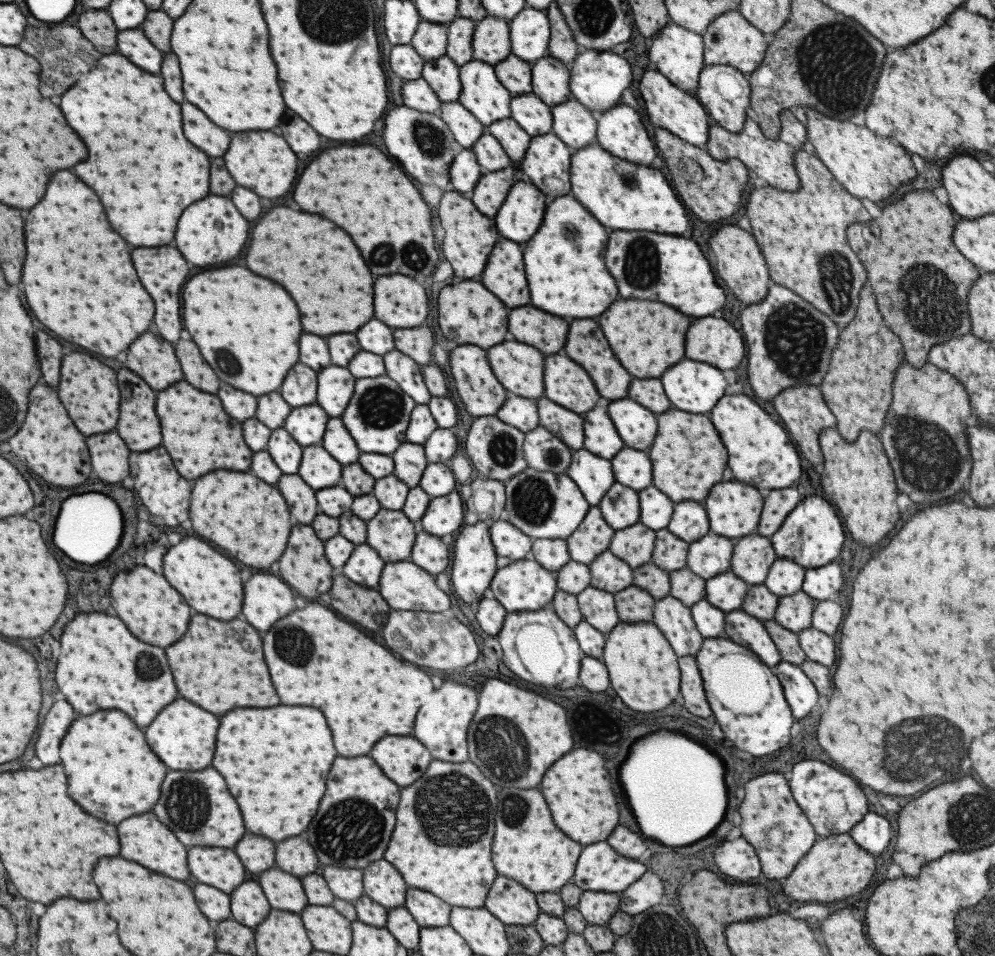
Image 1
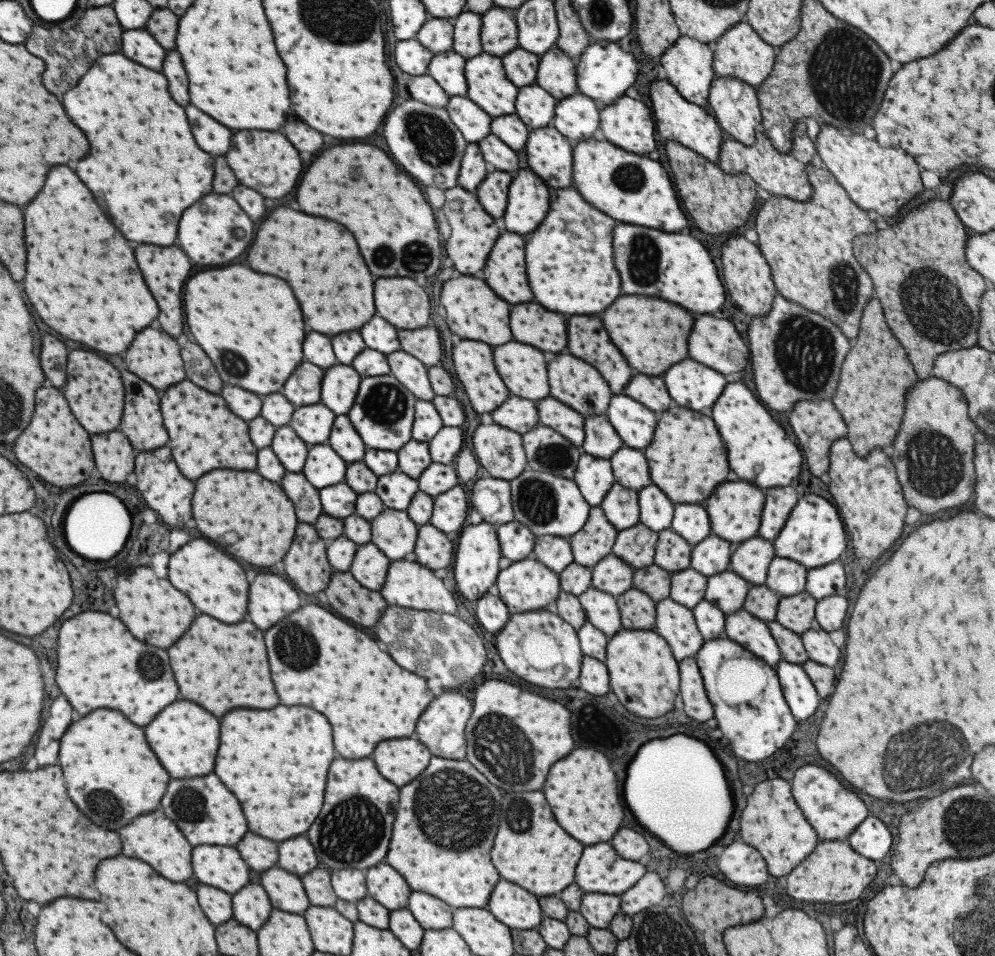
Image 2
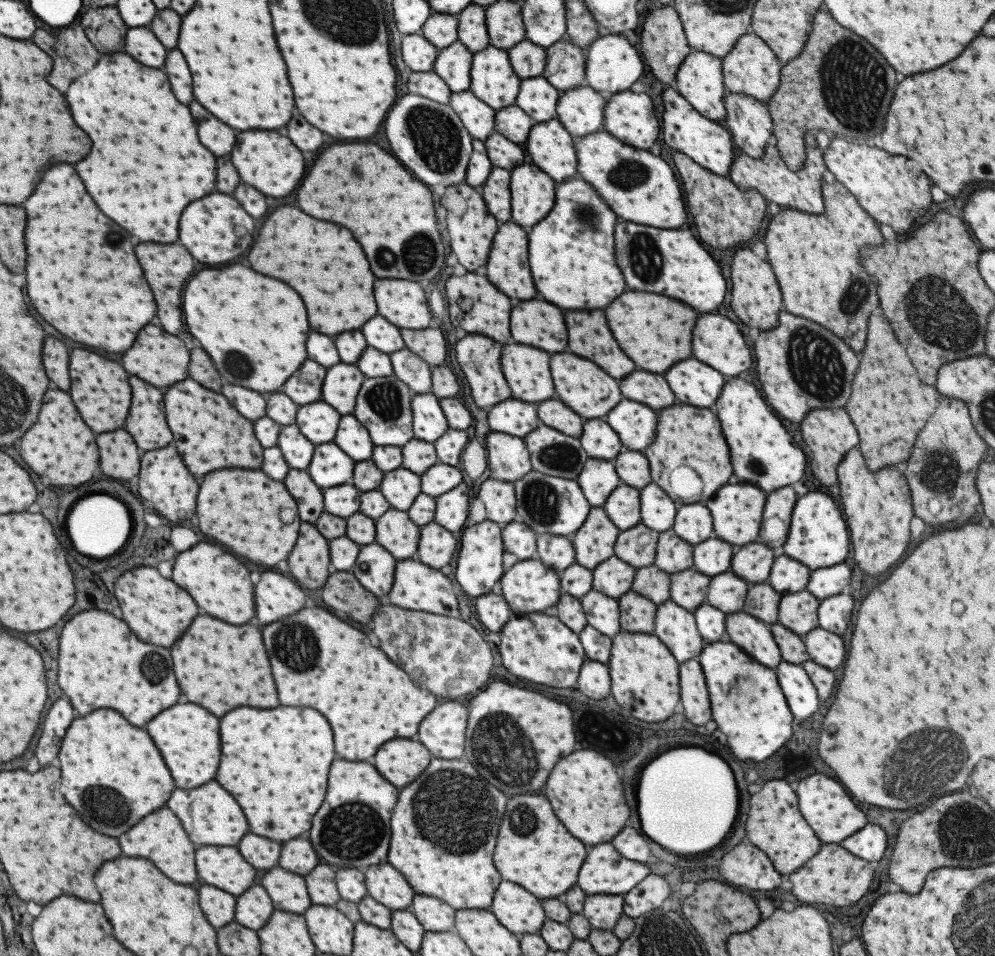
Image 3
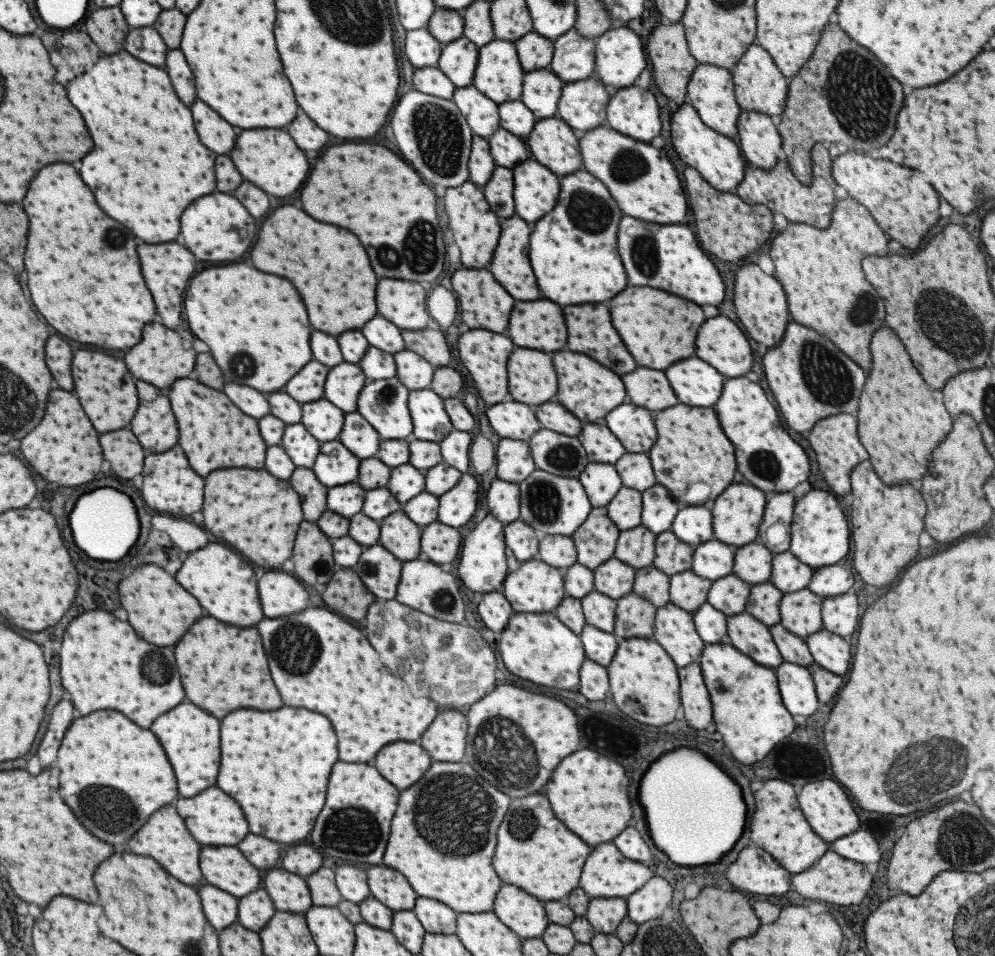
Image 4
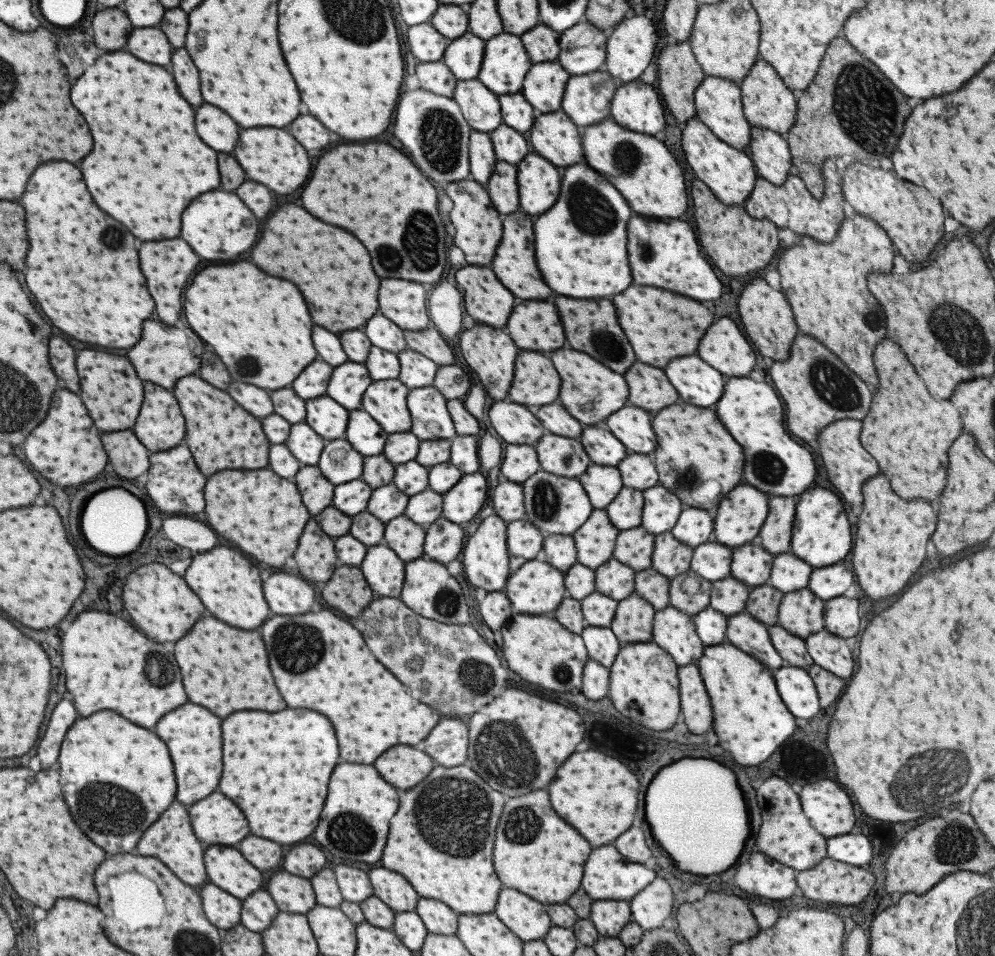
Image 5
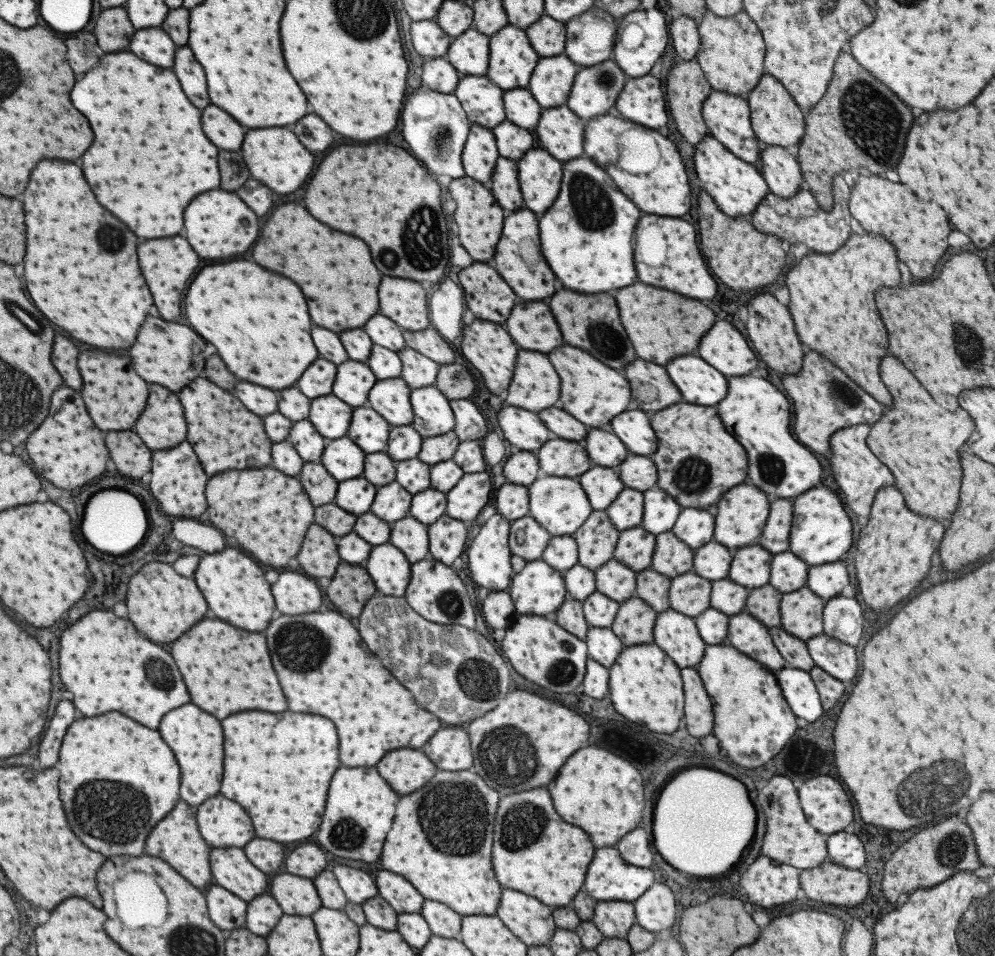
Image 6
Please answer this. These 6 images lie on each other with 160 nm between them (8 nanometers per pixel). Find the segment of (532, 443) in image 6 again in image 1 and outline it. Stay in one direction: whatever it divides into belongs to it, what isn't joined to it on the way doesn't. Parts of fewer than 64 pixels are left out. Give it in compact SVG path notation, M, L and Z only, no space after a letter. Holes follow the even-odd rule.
M519 396L505 400L501 410L497 410L497 419L506 425L515 426L522 433L539 426L535 400L527 400Z

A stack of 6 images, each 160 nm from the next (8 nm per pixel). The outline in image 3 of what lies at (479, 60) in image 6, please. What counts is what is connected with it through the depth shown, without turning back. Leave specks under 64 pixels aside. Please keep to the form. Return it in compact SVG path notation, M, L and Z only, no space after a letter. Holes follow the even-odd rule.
M453 42L450 46L437 51L432 66L432 71L441 77L441 80L449 87L452 93L458 93L467 90L470 85L470 66L472 61L472 52L469 52L461 42Z

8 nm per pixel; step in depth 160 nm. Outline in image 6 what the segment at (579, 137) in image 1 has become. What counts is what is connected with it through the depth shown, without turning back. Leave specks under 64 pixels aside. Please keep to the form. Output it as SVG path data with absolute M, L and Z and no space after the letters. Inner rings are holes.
M611 58L576 71L567 108L587 120L611 110L613 102L627 81L626 74Z

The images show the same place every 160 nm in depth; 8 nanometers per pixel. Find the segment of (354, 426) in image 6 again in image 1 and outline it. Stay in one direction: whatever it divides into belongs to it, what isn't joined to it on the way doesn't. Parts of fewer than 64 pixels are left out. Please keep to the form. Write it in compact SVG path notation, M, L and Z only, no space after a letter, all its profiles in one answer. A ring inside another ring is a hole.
M328 417L321 448L325 449L339 464L355 463L360 452L355 441L343 426L340 417Z

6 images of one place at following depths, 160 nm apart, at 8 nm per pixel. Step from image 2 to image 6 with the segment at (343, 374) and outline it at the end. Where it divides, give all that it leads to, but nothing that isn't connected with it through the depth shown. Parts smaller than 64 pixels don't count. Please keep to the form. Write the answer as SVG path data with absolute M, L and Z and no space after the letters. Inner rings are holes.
M347 360L337 366L337 376L331 394L349 406L366 406L369 390L375 385L376 378L370 368L361 362Z

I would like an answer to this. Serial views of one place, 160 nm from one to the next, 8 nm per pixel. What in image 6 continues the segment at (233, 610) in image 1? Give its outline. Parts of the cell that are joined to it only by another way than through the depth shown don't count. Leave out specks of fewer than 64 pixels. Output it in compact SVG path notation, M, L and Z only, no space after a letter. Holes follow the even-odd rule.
M235 548L205 554L195 570L195 584L201 590L207 608L231 626L245 628L249 632L259 632L267 628L269 620L273 618L275 606L269 592L269 582L263 578L263 570Z

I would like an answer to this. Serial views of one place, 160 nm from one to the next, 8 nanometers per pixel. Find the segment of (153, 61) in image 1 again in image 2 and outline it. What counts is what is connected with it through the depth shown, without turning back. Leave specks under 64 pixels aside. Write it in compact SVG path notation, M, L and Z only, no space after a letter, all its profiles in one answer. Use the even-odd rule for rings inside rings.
M143 28L139 30L123 30L121 33L121 52L151 70L161 70L161 62L163 62L163 48L153 42L151 34Z

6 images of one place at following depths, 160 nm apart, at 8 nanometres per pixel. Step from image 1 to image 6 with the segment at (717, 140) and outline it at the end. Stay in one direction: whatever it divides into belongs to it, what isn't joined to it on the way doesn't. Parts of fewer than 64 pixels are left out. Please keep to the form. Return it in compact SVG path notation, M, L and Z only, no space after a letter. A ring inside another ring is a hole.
M835 174L831 182L833 204L829 211L821 210L813 195L802 185L791 198L779 198L768 192L750 214L749 221L756 227L757 232L774 234L781 241L785 240L789 244L801 242L810 252L827 254L835 252L845 244L852 233L849 229L851 216L848 212L850 188L839 174Z

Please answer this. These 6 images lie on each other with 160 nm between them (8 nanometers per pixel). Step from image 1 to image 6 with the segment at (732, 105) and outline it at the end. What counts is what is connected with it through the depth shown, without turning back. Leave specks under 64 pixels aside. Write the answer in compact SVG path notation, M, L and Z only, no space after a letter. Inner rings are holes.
M761 145L757 167L768 192L779 198L791 198L803 185L794 152L780 146Z

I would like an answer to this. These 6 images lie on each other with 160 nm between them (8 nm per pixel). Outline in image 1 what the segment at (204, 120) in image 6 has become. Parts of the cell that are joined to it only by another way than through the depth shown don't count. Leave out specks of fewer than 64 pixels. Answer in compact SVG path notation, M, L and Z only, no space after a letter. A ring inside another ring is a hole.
M189 102L181 104L181 120L183 120L183 134L185 138L205 152L207 156L223 156L229 144L229 136L225 130L215 126Z

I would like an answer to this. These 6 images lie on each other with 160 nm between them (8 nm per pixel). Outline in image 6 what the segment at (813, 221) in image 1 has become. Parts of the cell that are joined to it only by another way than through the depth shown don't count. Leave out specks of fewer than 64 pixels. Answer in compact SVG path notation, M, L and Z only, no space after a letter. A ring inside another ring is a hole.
M851 233L835 252L809 252L785 274L789 314L797 338L842 370L879 404L891 406L891 396L881 384L879 360L887 354L887 336L873 304L877 288L899 284L896 250L880 234Z

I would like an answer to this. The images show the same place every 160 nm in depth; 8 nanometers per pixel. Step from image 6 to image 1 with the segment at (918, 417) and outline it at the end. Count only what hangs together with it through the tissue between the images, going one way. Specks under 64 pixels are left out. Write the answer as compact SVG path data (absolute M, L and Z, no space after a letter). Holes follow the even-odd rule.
M869 286L861 288L858 302L851 322L839 328L838 341L830 353L829 370L819 384L822 400L836 419L834 427L847 442L854 442L862 430L879 434L891 404L895 370L904 362L902 344L883 322Z

